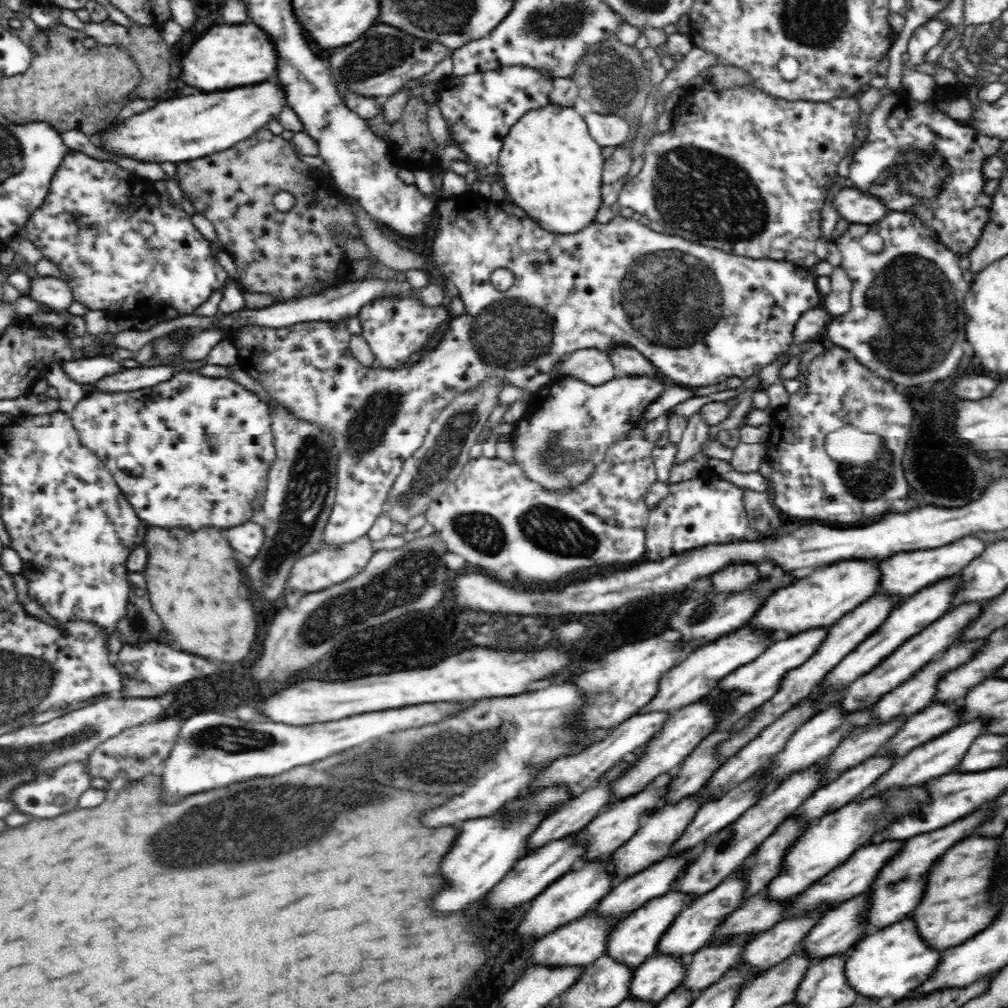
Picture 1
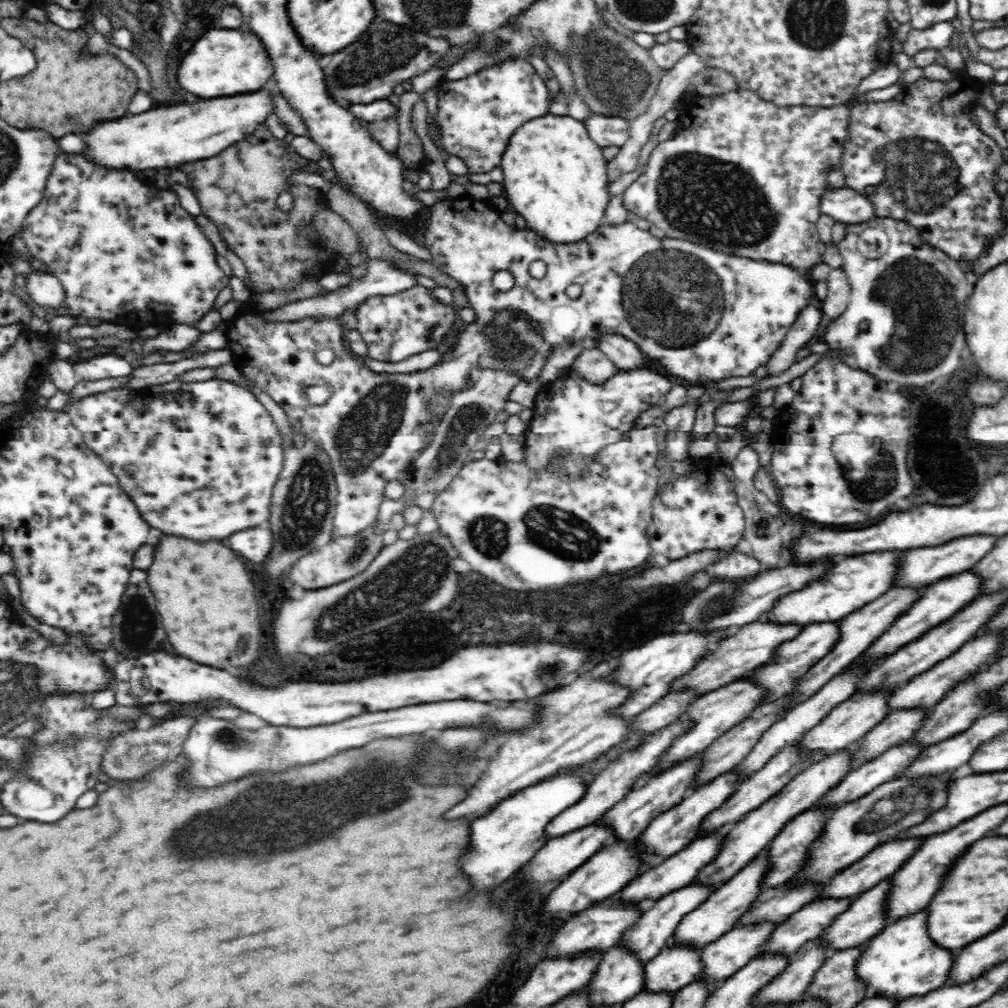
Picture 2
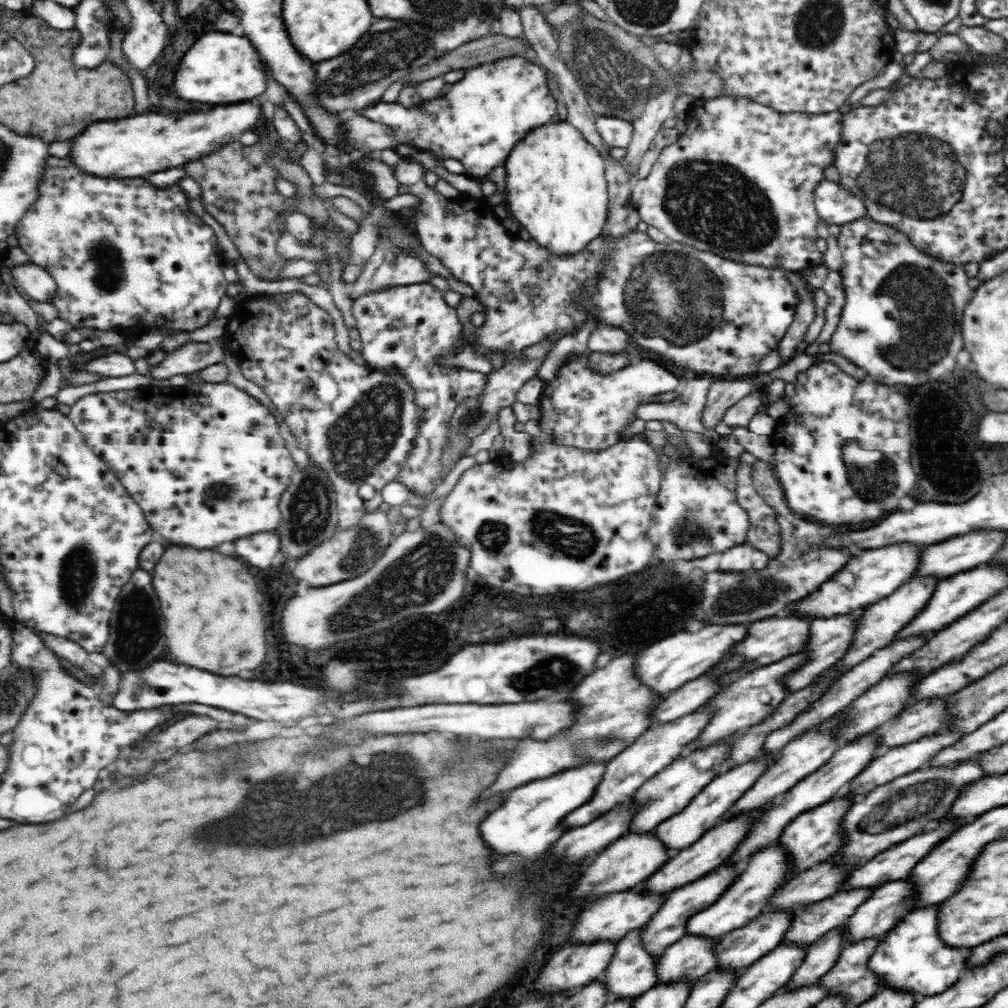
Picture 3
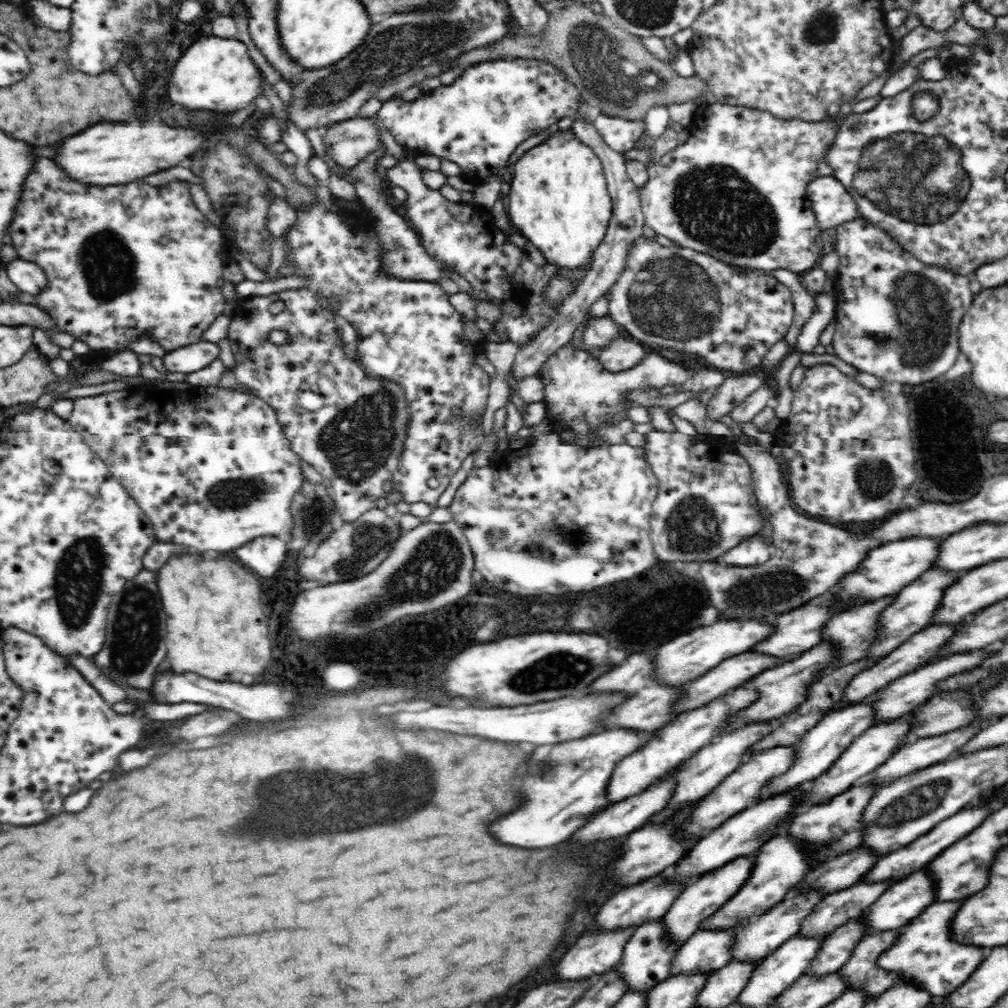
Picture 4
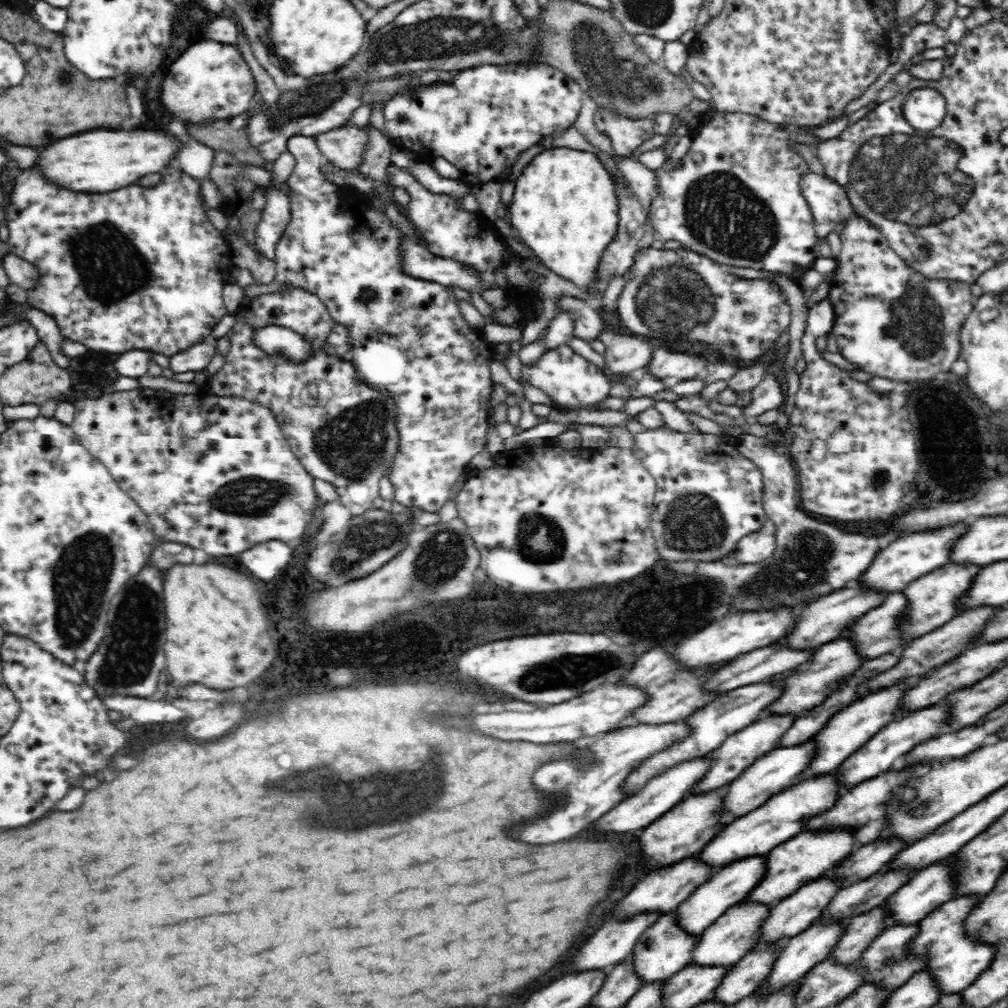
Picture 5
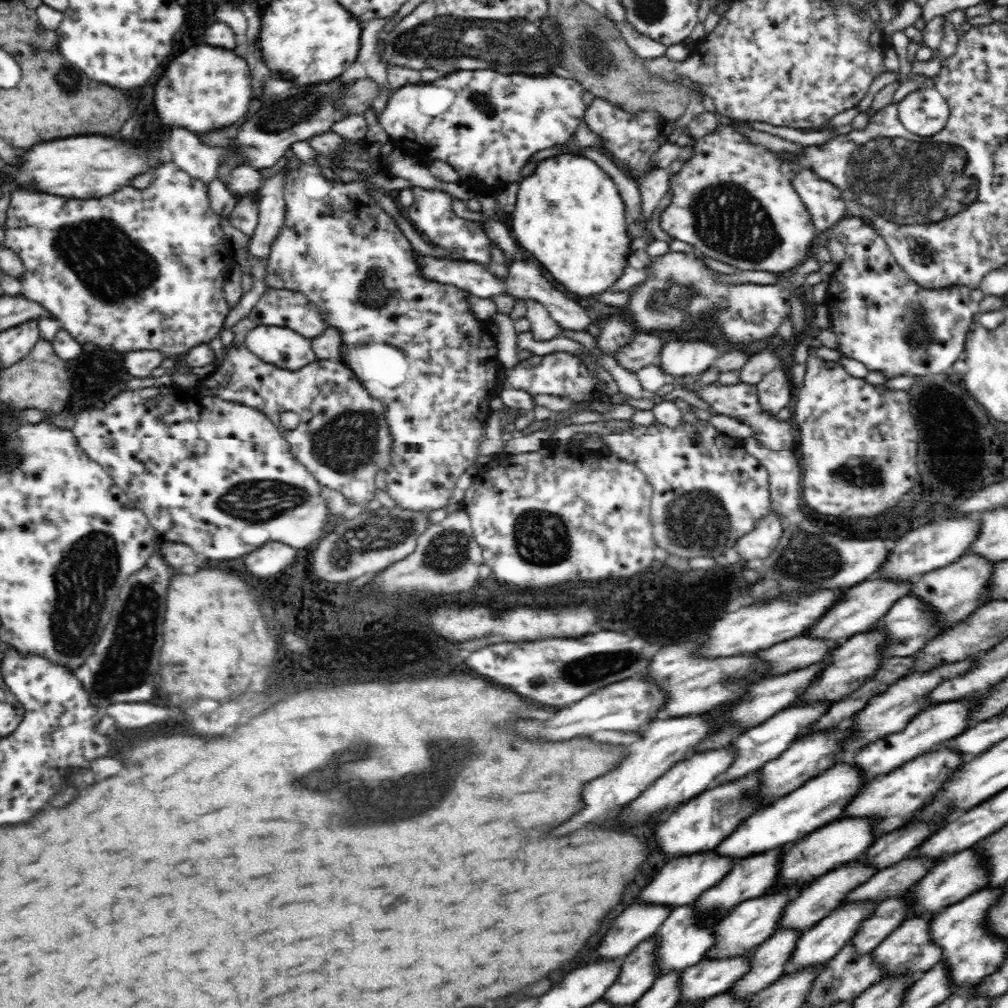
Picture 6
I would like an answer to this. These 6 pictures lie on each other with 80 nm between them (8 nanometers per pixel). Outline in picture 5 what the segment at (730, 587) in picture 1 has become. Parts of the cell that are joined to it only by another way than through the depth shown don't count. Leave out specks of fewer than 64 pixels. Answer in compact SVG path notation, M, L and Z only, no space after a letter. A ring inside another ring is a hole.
M756 530L755 533L748 534L747 537L740 538L736 543L736 548L731 550L729 555L744 564L754 564L770 558L776 550L775 530Z

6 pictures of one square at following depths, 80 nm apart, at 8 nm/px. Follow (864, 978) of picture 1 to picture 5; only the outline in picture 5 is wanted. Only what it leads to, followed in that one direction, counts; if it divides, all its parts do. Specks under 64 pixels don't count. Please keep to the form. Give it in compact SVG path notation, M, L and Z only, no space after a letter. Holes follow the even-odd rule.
M958 896L948 902L941 903L938 908L929 911L919 923L919 933L916 938L909 944L911 954L920 956L925 954L929 958L927 970L933 974L936 984L940 987L942 995L960 993L984 972L990 963L994 960L996 954L996 945L989 945L983 941L970 938L965 932L965 922L968 910L972 910L972 902L976 902L976 898L980 896Z

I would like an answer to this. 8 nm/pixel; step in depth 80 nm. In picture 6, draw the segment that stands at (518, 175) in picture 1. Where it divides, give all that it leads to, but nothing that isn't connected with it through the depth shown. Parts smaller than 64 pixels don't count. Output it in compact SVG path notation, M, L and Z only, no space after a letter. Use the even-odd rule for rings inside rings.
M563 153L558 158L544 160L532 176L519 182L517 201L511 216L509 226L514 231L518 247L533 255L557 287L575 295L576 299L594 298L611 290L628 264L635 262L624 199L612 177L588 158Z

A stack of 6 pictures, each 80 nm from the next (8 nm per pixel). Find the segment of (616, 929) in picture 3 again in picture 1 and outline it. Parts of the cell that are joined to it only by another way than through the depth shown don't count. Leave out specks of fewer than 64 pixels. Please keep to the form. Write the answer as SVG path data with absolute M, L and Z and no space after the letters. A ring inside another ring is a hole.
M593 909L588 910L584 916L568 922L567 925L559 926L552 934L544 935L540 942L534 946L532 962L544 964L544 966L556 966L557 968L579 968L592 964L605 953L606 939L609 938L609 931L621 921L621 918L602 920Z

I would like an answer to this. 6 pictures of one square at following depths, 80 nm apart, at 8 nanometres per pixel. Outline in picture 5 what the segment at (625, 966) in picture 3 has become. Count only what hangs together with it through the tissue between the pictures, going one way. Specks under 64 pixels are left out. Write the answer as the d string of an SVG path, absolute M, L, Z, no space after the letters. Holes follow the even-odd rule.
M674 913L660 915L648 930L645 930L633 947L631 964L634 972L641 978L644 984L654 981L664 981L690 964L694 964L692 951L698 946L700 934L682 932L677 924Z

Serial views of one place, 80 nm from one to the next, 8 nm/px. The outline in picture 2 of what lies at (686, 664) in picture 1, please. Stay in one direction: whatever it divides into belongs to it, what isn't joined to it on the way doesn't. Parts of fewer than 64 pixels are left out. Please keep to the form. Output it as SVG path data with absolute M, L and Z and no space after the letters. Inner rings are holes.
M754 621L745 624L735 633L730 634L709 655L706 655L688 674L676 679L671 685L673 690L691 688L699 694L706 694L717 688L726 686L735 680L742 679L750 671L760 665L769 663L774 657L776 649L783 643L793 641L802 632L804 626L778 624L768 626L768 622Z

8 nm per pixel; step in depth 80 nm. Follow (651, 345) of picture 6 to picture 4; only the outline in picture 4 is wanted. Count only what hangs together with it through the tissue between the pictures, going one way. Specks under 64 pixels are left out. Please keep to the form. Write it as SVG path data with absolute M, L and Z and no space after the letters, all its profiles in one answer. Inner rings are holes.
M620 334L599 350L597 360L610 372L622 372L640 364L648 353L638 340Z

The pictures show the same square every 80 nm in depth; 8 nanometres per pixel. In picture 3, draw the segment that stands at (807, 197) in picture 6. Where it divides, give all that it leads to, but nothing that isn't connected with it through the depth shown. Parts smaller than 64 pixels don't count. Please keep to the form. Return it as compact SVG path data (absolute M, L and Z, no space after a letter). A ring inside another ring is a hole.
M827 178L815 186L815 207L819 220L828 225L844 225L867 217L862 199L839 181Z

